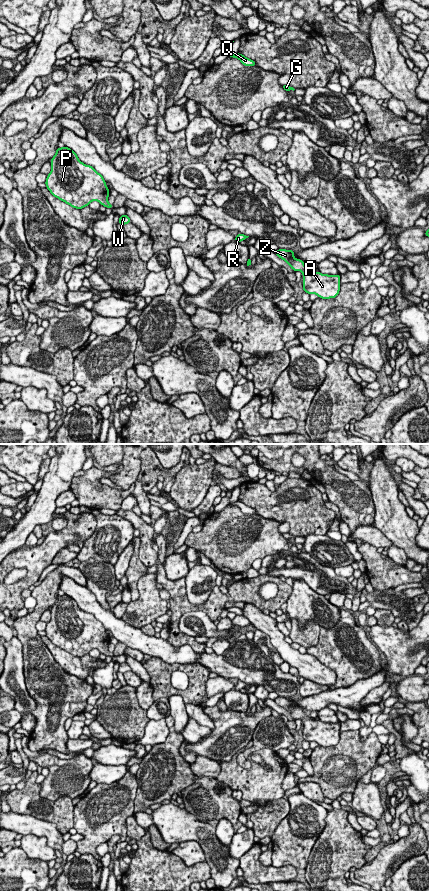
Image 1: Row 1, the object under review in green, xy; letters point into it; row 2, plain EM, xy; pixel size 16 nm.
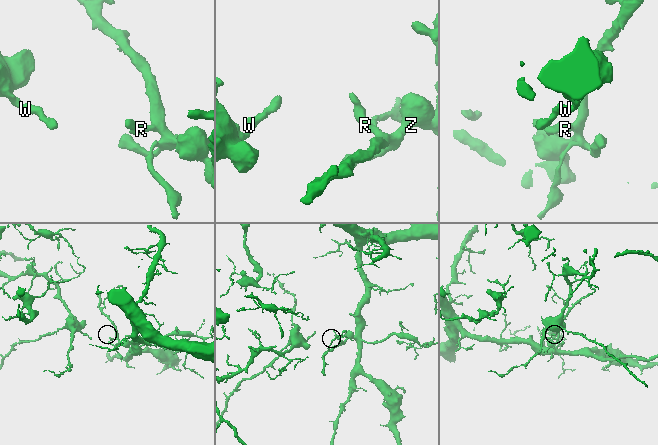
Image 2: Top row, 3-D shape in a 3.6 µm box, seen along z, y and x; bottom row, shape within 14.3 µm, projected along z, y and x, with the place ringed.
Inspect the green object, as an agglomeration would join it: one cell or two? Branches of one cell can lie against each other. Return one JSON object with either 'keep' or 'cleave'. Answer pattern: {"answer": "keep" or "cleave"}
{"answer": "keep"}

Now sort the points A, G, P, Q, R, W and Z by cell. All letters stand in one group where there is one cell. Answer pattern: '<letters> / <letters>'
A G P Q R W Z

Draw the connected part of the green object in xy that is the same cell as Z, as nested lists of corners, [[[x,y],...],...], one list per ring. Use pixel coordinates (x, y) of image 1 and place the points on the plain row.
[[[278,697],[274,700],[283,707],[292,718],[303,722],[303,739],[316,742],[319,746],[330,747],[338,744],[340,739],[340,723],[328,723],[307,717],[301,707],[294,705],[293,698]]]

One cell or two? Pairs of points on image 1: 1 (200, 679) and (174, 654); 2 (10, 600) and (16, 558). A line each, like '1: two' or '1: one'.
1: two
2: one

